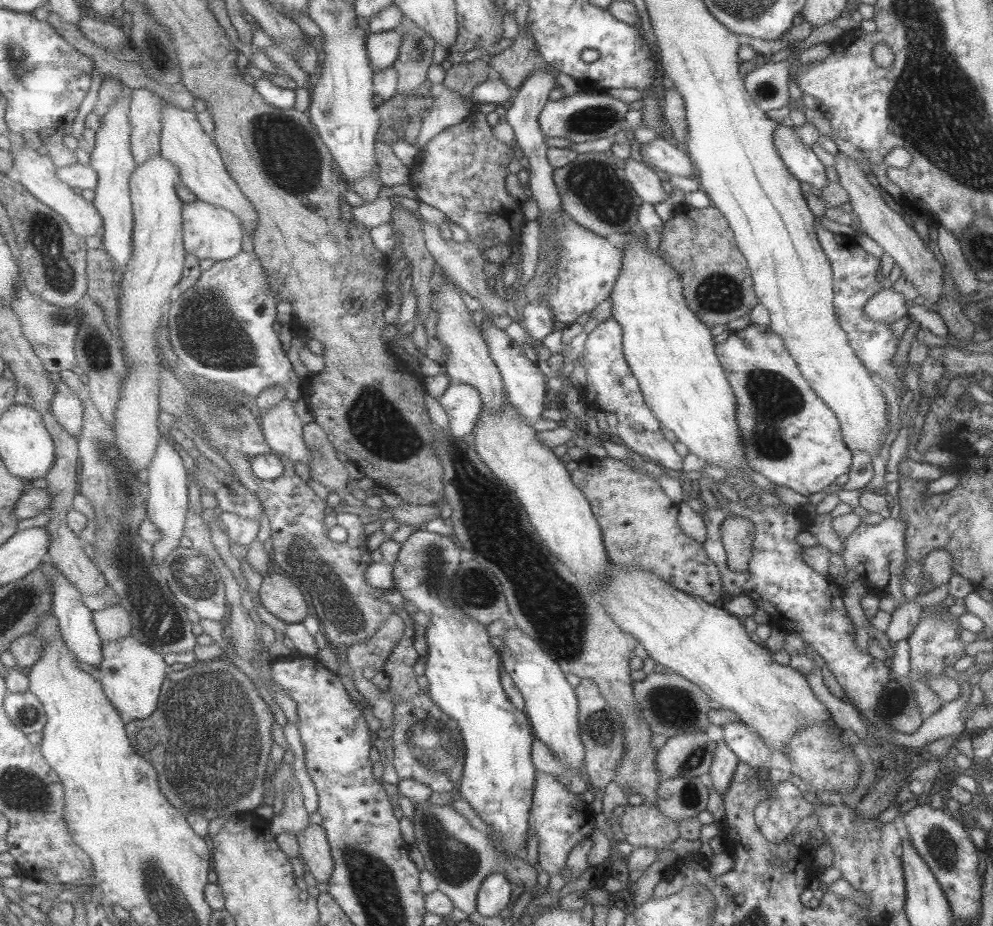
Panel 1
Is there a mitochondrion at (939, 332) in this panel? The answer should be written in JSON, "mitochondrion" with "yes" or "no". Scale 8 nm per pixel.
{"mitochondrion":"no"}

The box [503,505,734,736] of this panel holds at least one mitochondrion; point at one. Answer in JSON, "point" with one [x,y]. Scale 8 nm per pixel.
{"point":[674,705]}

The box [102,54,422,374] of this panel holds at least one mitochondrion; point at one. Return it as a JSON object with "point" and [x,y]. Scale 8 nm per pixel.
{"point":[229,347]}

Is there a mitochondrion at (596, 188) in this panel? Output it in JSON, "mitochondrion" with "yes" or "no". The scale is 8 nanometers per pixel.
{"mitochondrion":"yes"}

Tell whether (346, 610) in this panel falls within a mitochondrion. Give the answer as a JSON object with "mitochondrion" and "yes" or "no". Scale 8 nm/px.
{"mitochondrion":"yes"}

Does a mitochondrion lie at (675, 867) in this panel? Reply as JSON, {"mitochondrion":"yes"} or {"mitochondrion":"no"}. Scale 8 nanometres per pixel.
{"mitochondrion":"no"}

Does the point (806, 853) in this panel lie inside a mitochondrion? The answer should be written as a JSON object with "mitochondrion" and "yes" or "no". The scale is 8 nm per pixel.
{"mitochondrion":"no"}

